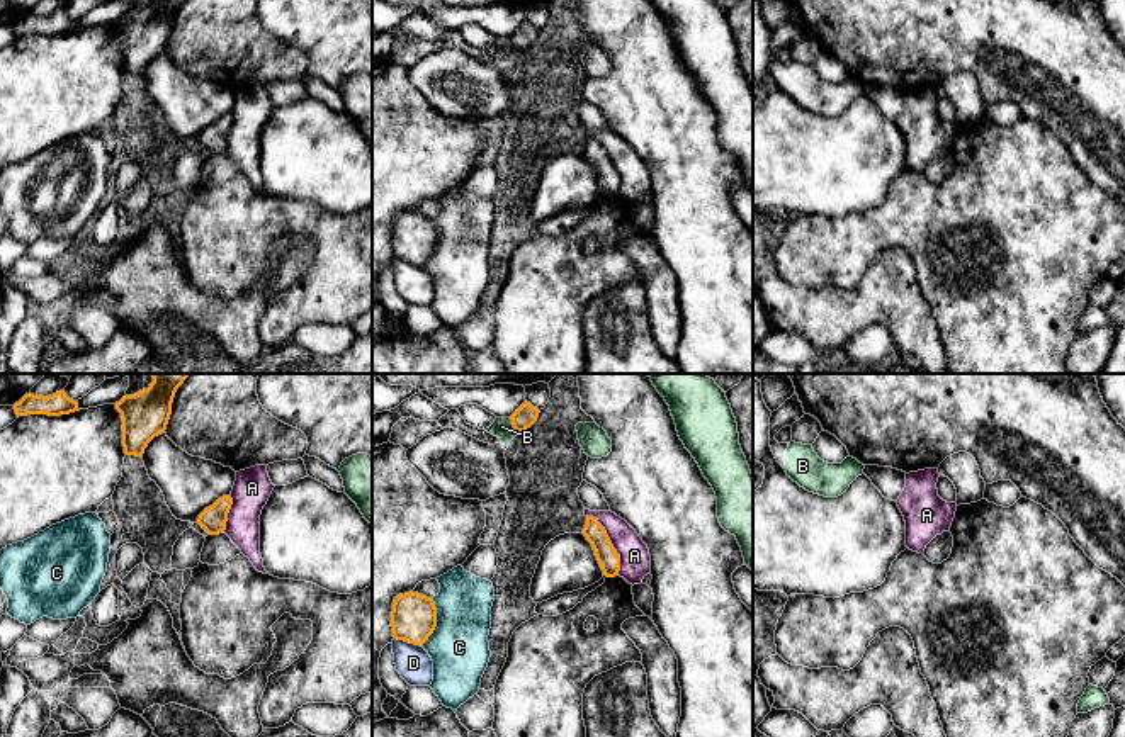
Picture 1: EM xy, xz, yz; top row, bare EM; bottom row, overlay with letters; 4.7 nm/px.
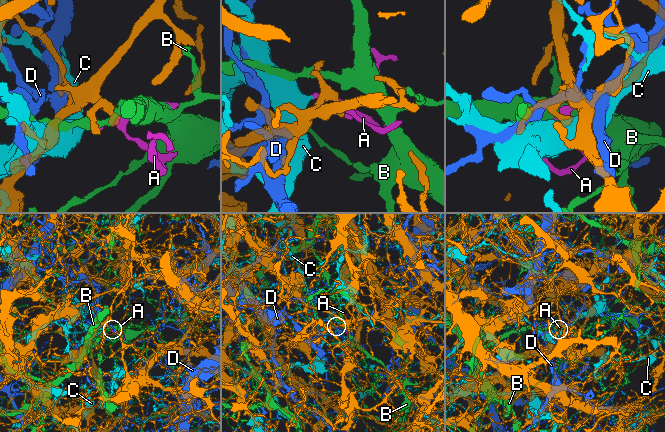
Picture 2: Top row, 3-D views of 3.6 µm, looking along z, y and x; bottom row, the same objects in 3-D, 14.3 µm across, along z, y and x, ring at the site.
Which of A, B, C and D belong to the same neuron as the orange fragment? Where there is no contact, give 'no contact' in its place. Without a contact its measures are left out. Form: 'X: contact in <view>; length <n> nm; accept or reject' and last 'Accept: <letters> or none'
A: contact in xz; length 320 nm; reject
B: contact in xz; length 90 nm; reject
C: contact in xz; length 240 nm; reject
D: contact in xz; length 130 nm; reject
Accept: none

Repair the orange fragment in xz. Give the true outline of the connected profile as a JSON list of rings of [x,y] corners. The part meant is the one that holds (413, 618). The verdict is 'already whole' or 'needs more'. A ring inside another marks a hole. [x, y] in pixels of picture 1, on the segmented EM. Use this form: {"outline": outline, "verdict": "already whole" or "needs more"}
{"outline": [[[418,593],[396,596],[391,611],[393,637],[423,645],[437,627],[437,608],[432,598]]], "verdict": "already whole"}

